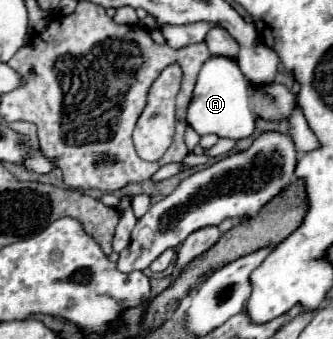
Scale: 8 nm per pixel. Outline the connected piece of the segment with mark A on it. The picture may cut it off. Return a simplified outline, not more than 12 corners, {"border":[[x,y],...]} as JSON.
{"border":[[227,57],[199,71],[187,123],[199,133],[255,133],[247,81]]}

